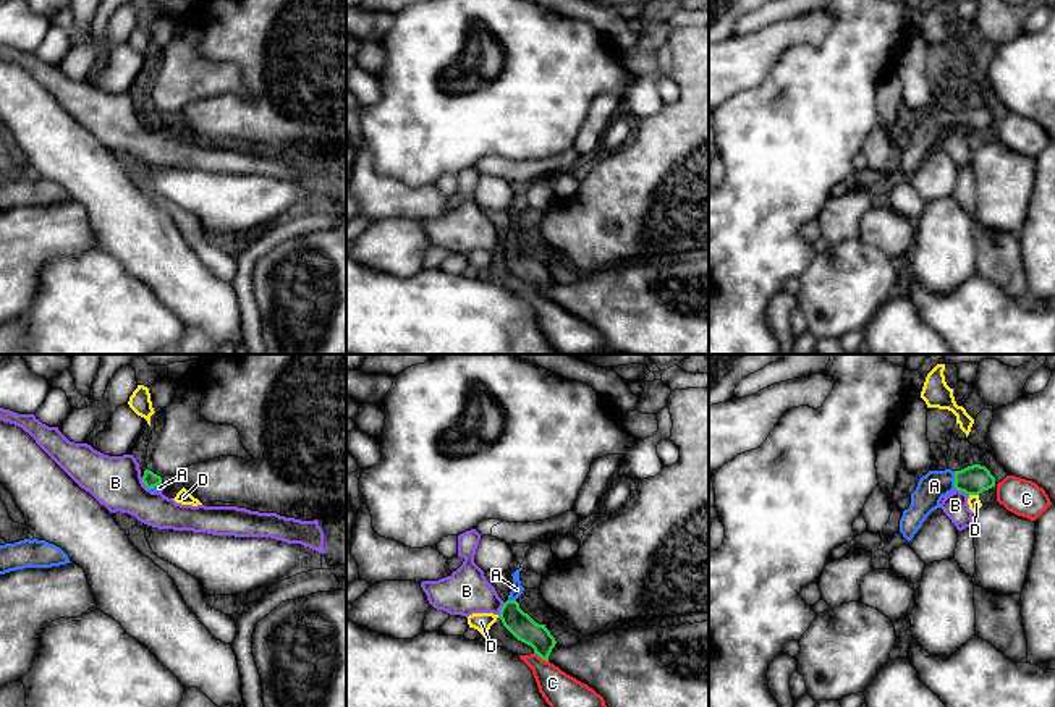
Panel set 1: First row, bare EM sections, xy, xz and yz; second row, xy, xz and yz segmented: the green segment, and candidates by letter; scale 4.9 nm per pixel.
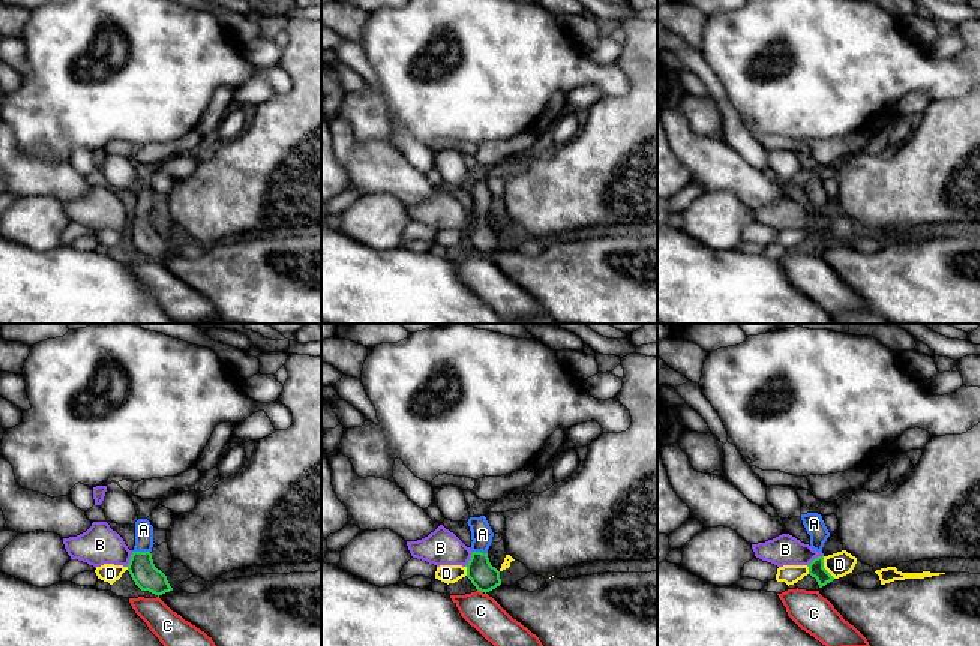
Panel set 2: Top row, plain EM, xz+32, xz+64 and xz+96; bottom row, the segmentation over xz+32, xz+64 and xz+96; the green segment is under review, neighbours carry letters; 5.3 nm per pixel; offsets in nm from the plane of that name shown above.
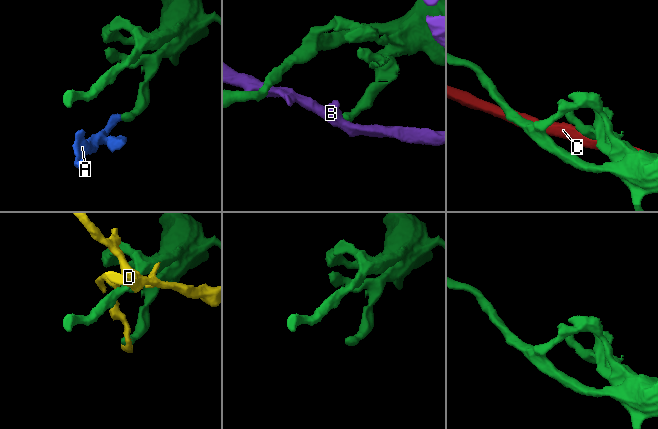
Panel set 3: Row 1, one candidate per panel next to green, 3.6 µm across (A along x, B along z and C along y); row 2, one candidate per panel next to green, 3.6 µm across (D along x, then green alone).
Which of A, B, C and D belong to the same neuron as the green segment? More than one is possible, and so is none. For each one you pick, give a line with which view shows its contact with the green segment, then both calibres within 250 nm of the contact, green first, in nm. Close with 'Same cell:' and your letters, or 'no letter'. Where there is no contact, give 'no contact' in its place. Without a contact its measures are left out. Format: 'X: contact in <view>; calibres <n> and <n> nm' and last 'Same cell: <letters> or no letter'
A: contact in yz; calibres 150 and 150 nm
Same cell: A

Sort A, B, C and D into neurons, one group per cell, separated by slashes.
A / B / C / D

